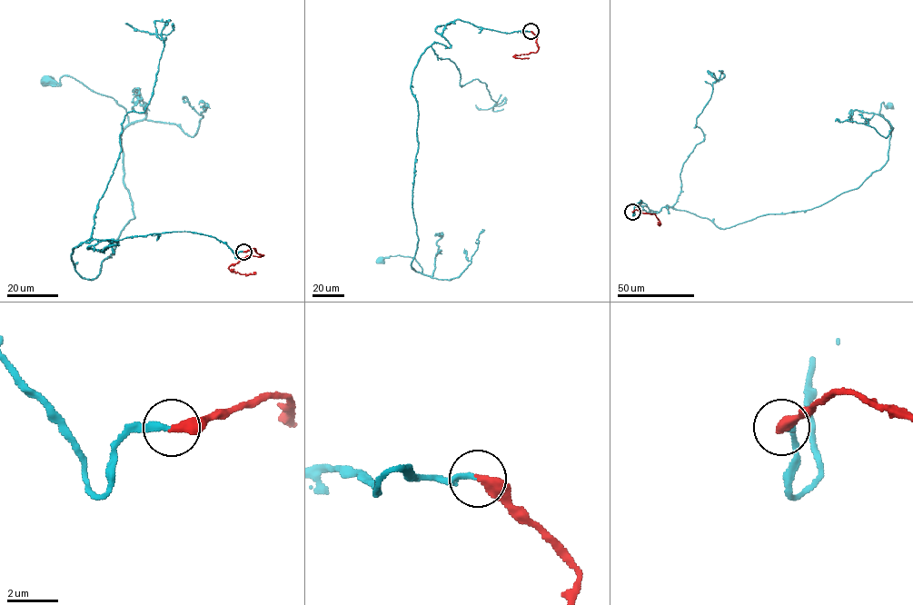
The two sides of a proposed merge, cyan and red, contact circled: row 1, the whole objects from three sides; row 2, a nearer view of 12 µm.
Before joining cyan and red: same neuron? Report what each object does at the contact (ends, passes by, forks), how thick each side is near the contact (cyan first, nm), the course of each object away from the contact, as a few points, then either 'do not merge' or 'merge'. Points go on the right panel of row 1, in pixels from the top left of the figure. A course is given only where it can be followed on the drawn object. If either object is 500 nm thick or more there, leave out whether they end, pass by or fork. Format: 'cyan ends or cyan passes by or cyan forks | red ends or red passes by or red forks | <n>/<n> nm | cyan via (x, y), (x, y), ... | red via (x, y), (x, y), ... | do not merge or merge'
cyan ends | red ends | 240/420 nm | cyan via (632, 212), (640, 200), (726, 228), (820, 206), (885, 163), (891, 130), (879, 114), (890, 105) | red via (632, 212), (637, 210), (654, 213), (660, 223), (657, 223) | merge

